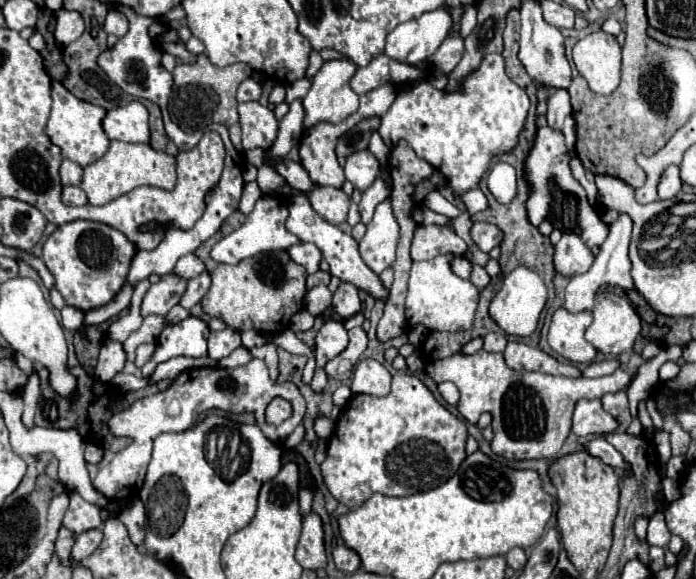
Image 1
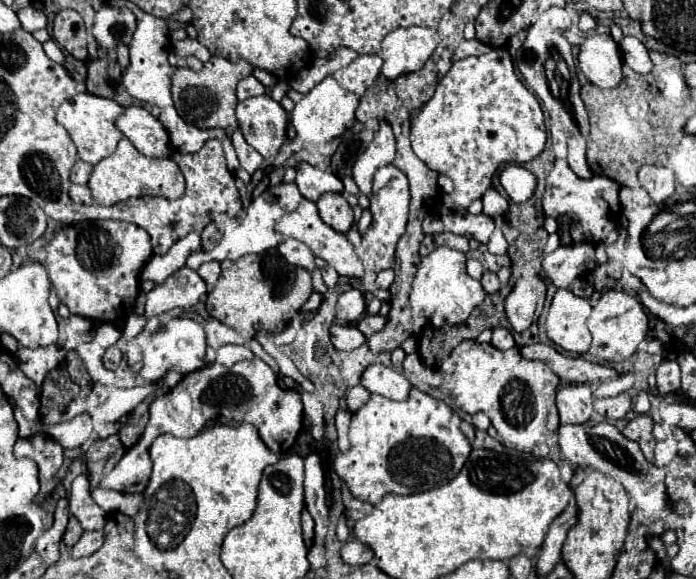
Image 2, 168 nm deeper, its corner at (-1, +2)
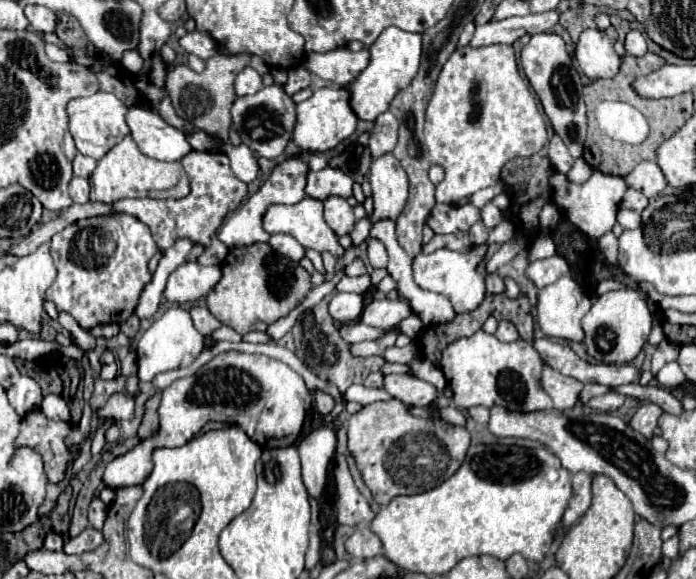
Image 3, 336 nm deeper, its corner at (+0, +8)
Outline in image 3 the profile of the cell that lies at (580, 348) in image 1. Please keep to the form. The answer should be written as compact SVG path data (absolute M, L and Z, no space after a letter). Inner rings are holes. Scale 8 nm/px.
M562 276L538 294L538 324L550 338L584 340L582 316L590 310L590 298L572 276Z

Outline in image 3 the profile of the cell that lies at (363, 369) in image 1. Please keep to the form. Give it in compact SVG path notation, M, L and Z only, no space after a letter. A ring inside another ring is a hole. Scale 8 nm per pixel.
M388 374L384 376L382 388L390 396L418 408L428 408L436 400L436 394L438 394L438 390L432 384L410 374Z

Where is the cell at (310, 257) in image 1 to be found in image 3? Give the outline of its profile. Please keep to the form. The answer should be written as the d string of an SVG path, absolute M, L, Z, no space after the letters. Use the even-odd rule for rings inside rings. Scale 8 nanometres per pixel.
M272 234L270 246L272 246L276 252L288 256L288 258L294 260L294 262L300 262L300 260L304 258L304 248L298 244L296 238L292 238L292 236L288 236L288 234Z

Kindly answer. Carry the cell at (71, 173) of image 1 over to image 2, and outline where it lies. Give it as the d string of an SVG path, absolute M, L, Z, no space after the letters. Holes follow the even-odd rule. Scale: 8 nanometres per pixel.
M77 160L75 166L73 166L73 170L71 170L71 182L75 182L75 184L87 184L91 170L93 170L93 166L85 164L83 160Z

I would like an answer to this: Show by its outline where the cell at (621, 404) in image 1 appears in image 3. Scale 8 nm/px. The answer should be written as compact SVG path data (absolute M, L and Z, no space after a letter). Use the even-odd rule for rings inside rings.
M608 392L604 396L598 396L598 398L592 398L588 402L590 408L594 410L600 410L600 412L616 412L622 404L624 404L626 396L624 394L618 394L618 392Z

